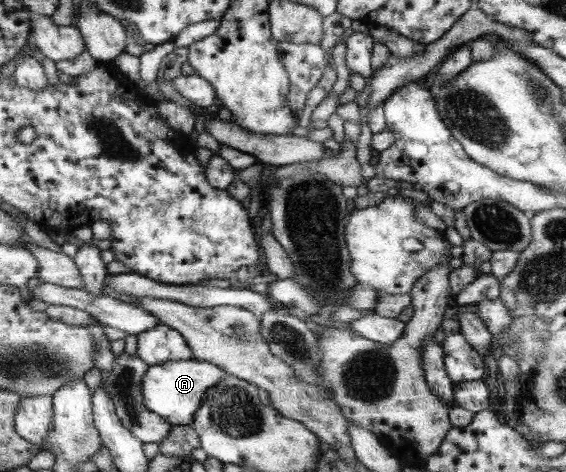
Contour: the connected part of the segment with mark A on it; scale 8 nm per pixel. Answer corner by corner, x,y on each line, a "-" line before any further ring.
188,359
165,362
150,366
142,379
142,392
145,404
157,415
163,416
171,425
191,425
194,415
201,409
207,391
226,377
226,371
214,363

